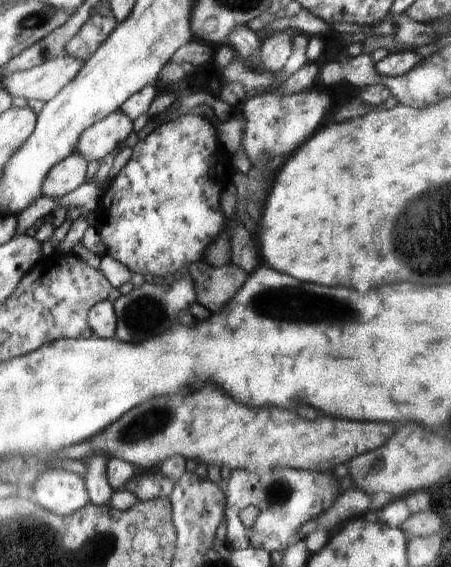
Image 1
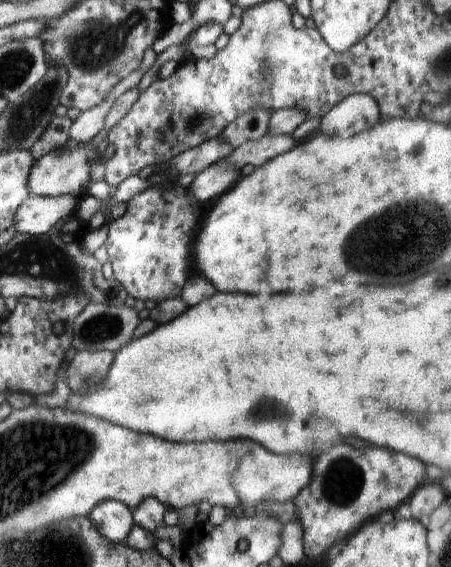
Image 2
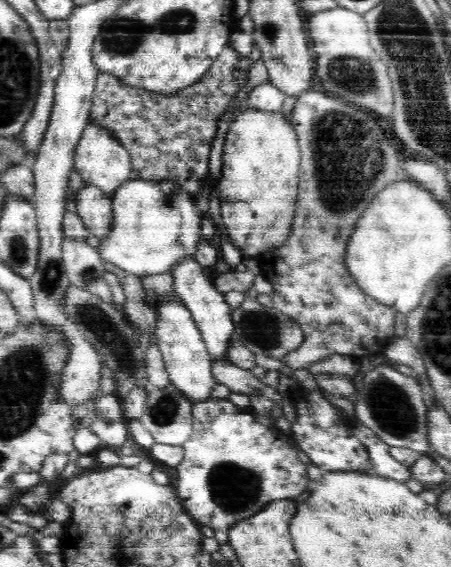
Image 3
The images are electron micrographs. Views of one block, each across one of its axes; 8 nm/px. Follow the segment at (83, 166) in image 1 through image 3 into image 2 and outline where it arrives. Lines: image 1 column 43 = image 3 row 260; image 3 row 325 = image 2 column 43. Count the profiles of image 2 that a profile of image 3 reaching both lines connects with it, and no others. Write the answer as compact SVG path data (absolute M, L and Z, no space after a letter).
M28 195L14 216L14 228L20 234L45 235L60 220L75 213L79 198L75 196L46 197Z

